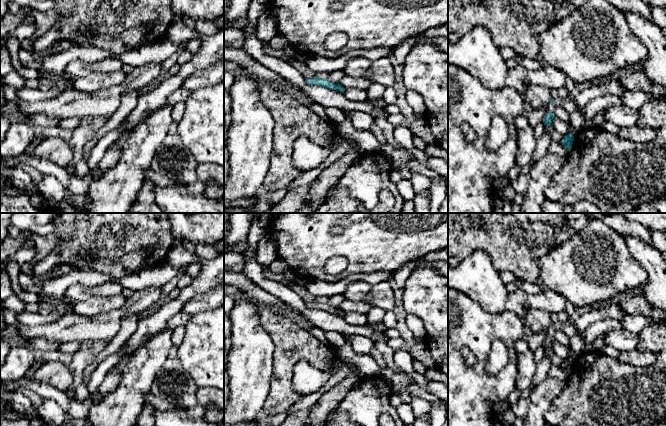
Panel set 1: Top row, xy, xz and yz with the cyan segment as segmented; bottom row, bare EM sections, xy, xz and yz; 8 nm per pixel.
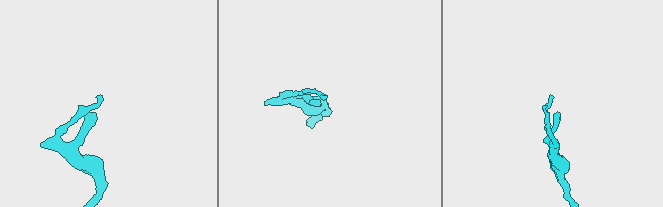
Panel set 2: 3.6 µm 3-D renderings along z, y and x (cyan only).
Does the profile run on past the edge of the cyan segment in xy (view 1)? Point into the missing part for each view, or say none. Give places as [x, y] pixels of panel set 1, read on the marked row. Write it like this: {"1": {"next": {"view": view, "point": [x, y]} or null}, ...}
{"1": {"next": null}}

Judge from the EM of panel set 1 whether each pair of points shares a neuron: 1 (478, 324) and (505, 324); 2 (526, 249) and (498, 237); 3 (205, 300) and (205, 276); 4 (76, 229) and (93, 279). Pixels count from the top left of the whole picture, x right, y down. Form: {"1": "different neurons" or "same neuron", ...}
{"1": "same neuron", "2": "same neuron", "3": "different neurons", "4": "different neurons"}

